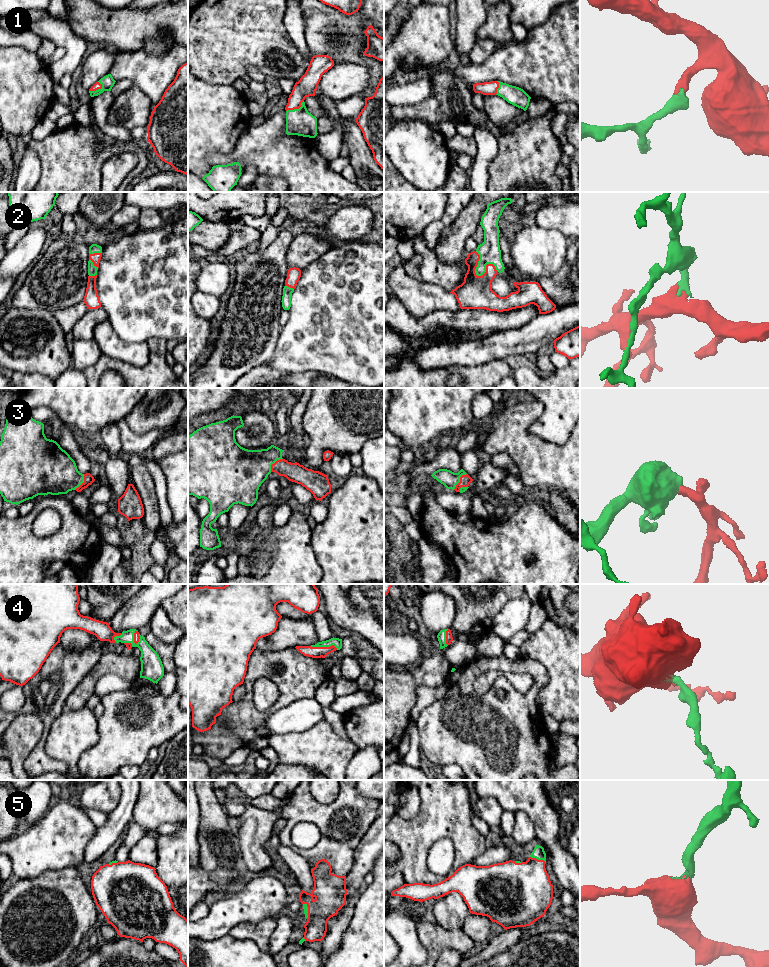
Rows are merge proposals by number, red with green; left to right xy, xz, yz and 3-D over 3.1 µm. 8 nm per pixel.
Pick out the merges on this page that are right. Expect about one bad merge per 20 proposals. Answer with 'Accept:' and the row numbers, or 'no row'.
Accept: 1, 2, 3, 4, 5

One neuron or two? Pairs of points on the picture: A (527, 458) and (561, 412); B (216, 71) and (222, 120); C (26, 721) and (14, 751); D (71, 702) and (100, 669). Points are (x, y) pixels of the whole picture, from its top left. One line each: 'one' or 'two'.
A: two
B: two
C: one
D: one

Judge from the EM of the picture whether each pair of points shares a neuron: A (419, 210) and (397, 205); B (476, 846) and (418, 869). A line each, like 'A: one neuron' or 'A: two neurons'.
A: one neuron
B: one neuron

